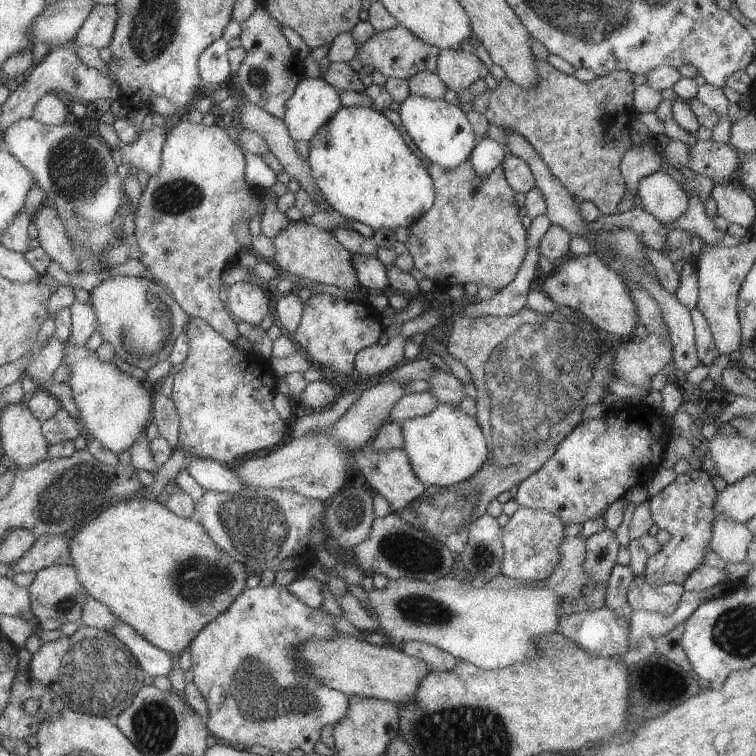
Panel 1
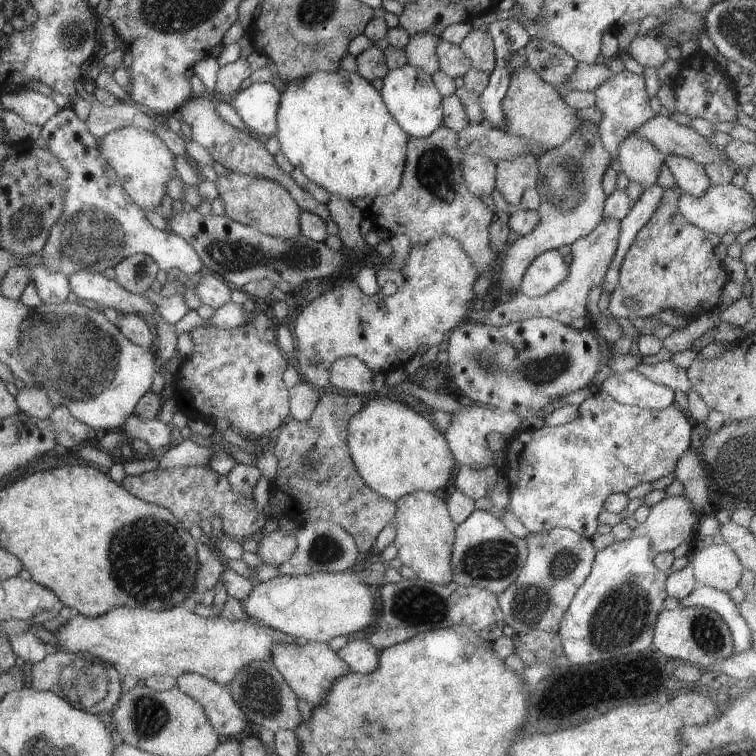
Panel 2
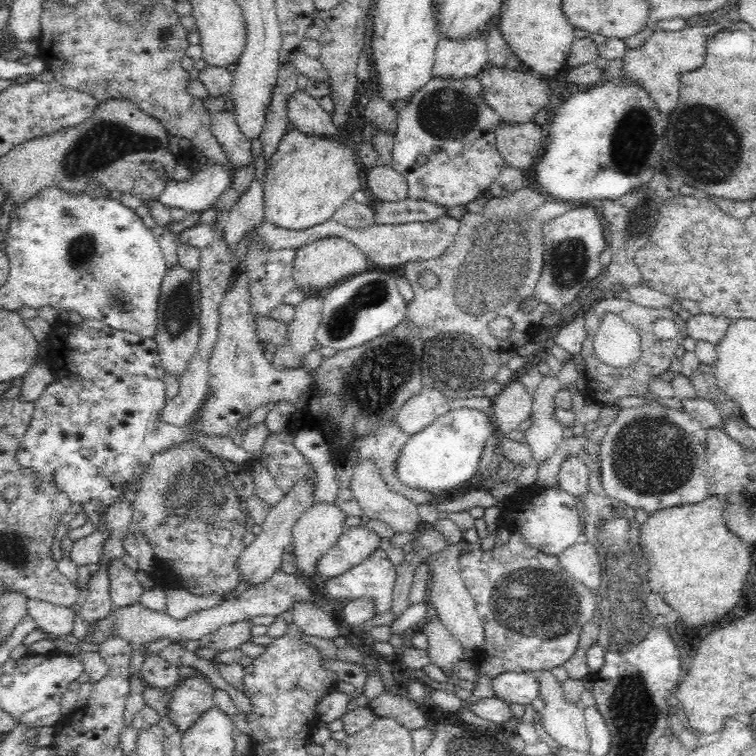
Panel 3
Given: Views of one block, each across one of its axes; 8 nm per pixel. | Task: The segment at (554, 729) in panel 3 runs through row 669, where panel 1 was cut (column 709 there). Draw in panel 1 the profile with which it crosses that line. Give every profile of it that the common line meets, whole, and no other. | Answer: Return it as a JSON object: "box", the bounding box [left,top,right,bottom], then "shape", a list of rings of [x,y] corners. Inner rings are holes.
{"box":[709,514,752,563],"shape":[[[719,514],[719,518],[712,522],[709,551],[725,563],[743,562],[751,541],[752,534],[744,523],[733,522],[725,514]]]}

